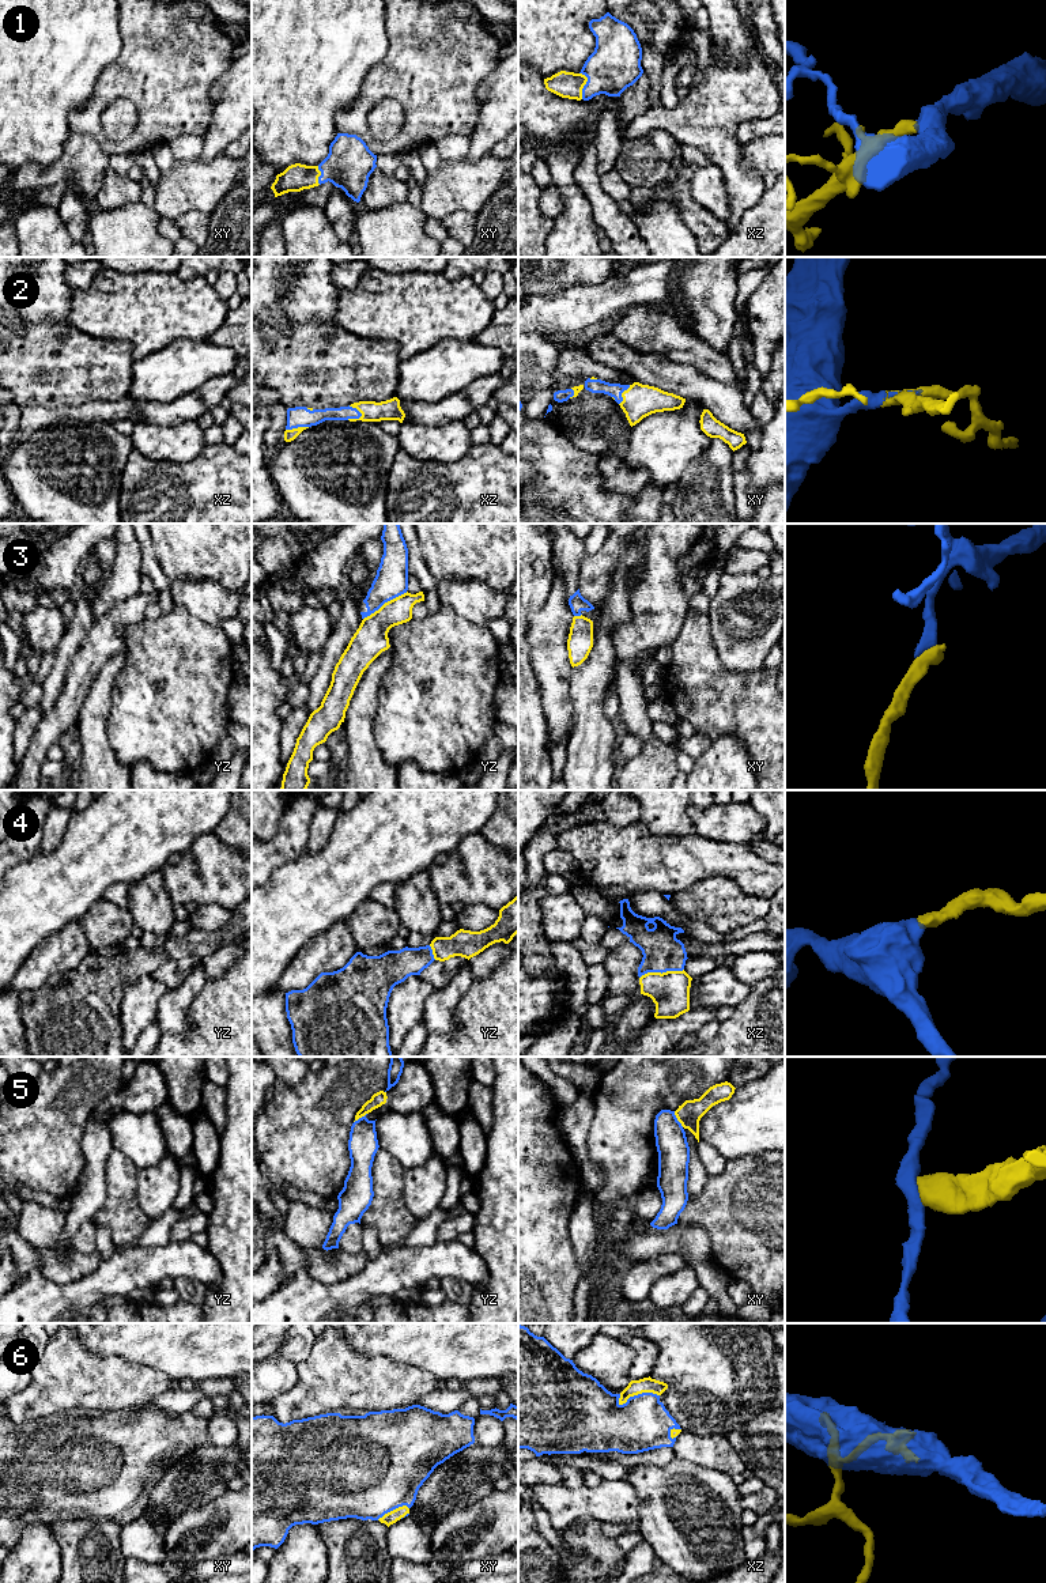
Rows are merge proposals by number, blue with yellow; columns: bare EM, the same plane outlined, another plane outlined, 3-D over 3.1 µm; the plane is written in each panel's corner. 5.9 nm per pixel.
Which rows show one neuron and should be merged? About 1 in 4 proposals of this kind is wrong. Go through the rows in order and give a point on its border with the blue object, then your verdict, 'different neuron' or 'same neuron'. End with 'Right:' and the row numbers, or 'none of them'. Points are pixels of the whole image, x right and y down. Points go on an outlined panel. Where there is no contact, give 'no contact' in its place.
1: meets blue in xz at (585, 84); same neuron
2: meets blue in xz at (355, 408); same neuron
3: meets blue in yz at (385, 601); different neuron
4: meets blue in xz at (661, 973); same neuron
5: meets blue in xy at (676, 1119); different neuron
6: meets blue in xz at (638, 1394); same neuron
Right: 1, 2, 4, 6

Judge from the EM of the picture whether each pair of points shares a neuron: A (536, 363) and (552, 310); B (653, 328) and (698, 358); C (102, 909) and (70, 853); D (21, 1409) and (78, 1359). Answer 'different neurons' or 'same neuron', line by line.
A: different neurons
B: same neuron
C: different neurons
D: same neuron

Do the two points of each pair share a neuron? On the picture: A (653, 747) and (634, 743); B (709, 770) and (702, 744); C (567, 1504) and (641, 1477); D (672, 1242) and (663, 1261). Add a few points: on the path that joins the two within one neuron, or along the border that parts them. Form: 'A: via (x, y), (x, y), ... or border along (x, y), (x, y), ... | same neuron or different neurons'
A: border along (631, 732), (641, 741), (641, 748), (620, 764) | different neurons
B: border along (713, 740), (695, 759) | different neurons
C: border along (626, 1480), (634, 1487), (639, 1499), (639, 1512) | different neurons
D: border along (683, 1255), (659, 1254), (635, 1262) | different neurons

